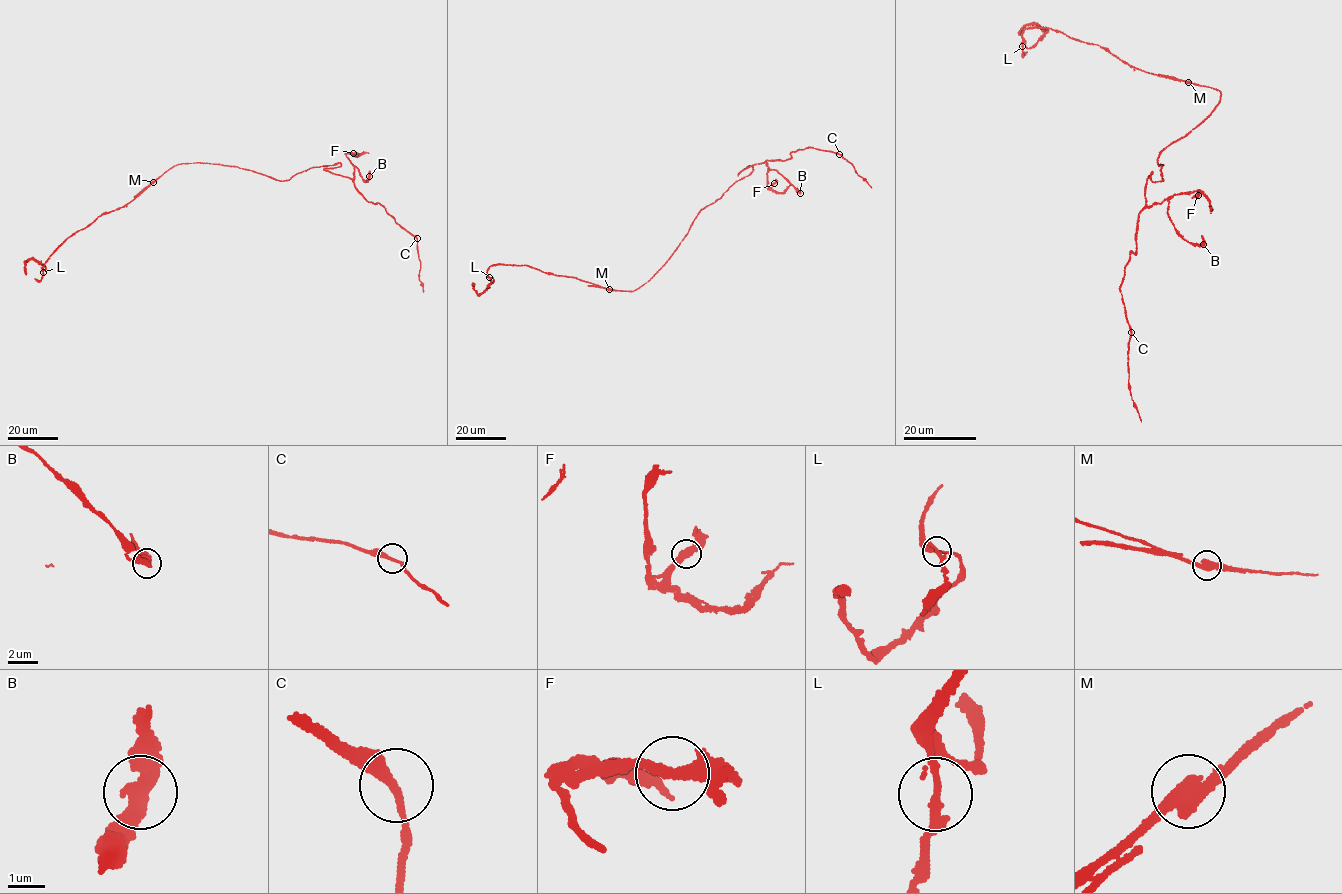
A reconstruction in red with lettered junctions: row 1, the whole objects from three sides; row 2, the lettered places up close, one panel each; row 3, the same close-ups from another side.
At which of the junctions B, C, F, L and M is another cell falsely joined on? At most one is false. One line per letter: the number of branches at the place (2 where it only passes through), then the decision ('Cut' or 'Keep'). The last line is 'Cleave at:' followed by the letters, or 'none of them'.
B: Branches: 2. Keep
C: Branches: 2. Keep
F: Branches: 2. Keep
L: Branches: 2. Keep
M: Branches: 2. Cut
Cleave at: M

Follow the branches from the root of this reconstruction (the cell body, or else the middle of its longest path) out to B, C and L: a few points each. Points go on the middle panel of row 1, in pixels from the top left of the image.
B: (681, 241), (700, 210), (752, 173), (753, 167), (747, 166), (738, 175), (750, 166), (766, 163), (800, 193)
C: (681, 241), (700, 210), (752, 173), (747, 166), (738, 175), (808, 147), (839, 154)
L: (681, 241), (652, 277), (632, 291), (608, 290), (525, 265), (492, 265), (487, 271), (489, 277)

